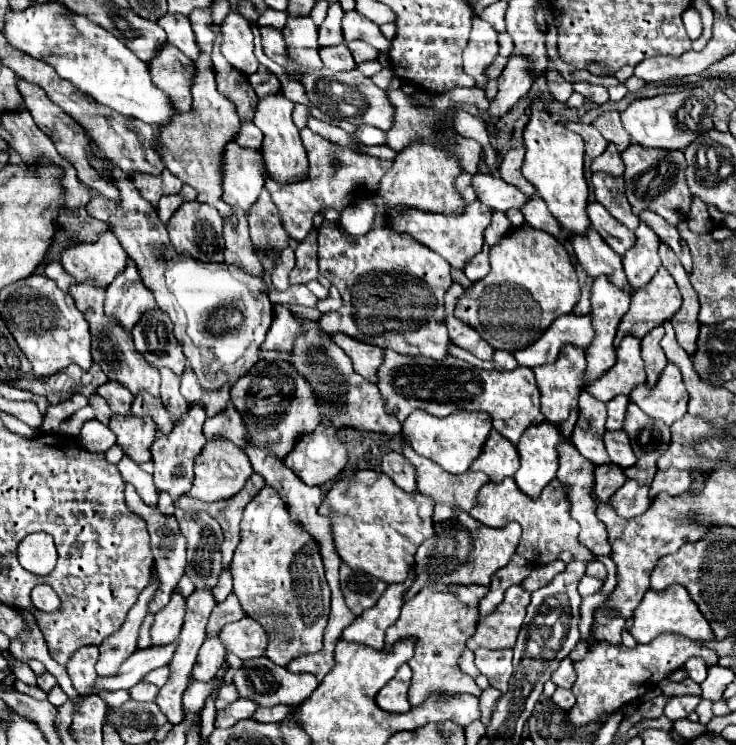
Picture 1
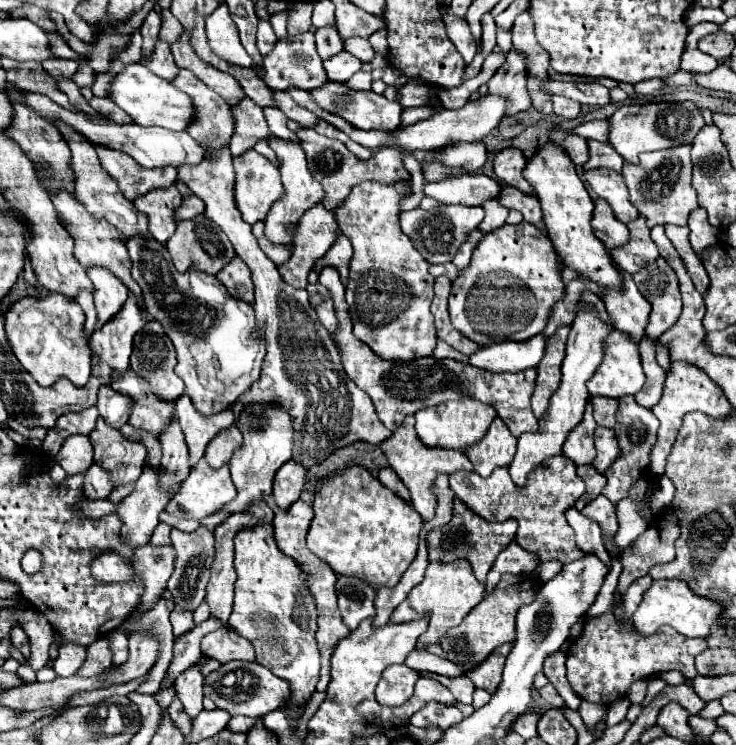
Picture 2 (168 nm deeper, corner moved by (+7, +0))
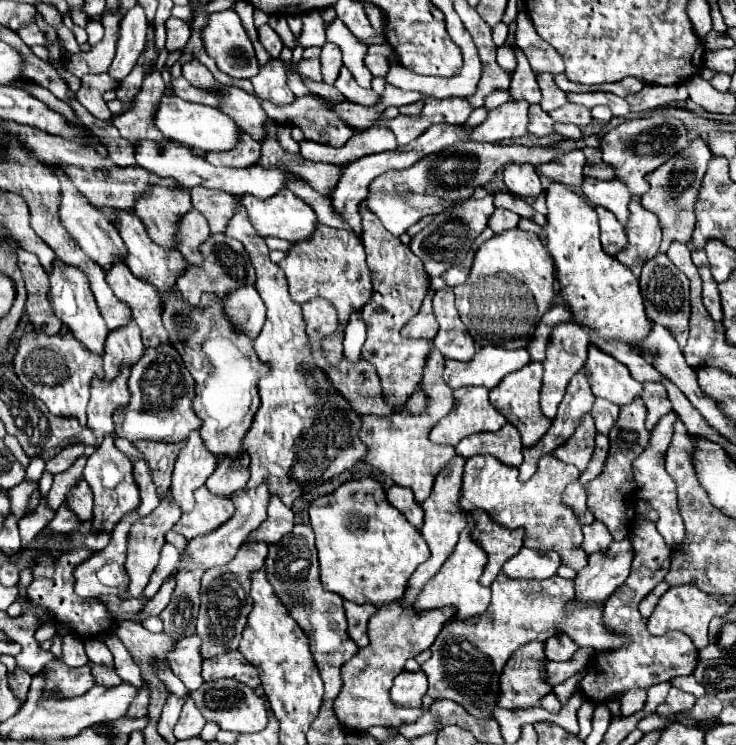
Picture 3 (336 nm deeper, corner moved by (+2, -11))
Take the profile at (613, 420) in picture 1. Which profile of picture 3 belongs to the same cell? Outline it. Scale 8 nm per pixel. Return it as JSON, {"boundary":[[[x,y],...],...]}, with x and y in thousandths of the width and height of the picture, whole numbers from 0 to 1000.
{"boundary":[[[810,536],[807,538],[807,546],[804,546],[804,560],[810,565],[810,576],[813,581],[821,581],[826,584],[829,576],[834,573],[834,568],[840,565],[840,557],[842,557],[842,546],[829,541],[829,538],[821,538],[821,536]]]}

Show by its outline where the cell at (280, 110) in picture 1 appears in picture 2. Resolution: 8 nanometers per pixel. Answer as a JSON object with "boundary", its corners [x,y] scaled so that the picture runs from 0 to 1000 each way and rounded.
{"boundary":[[[368,185],[365,188],[365,196],[374,201],[382,223],[382,239],[385,239],[385,250],[390,255],[390,260],[371,274],[363,295],[360,295],[360,317],[365,325],[371,328],[379,328],[379,330],[387,330],[390,336],[398,336],[398,317],[401,317],[401,309],[404,309],[404,301],[412,290],[414,282],[431,277],[433,271],[439,271],[439,252],[436,247],[425,239],[425,234],[420,231],[417,226],[417,215],[414,215],[414,204],[406,193],[401,191],[390,191],[390,188],[382,188],[382,185]]]}

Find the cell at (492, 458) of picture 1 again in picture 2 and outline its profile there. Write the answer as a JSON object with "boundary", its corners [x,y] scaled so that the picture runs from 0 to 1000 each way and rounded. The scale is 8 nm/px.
{"boundary":[[[673,561],[659,583],[659,588],[643,601],[632,601],[635,615],[643,623],[643,631],[654,639],[664,639],[678,626],[692,626],[702,604],[702,588],[686,574],[681,561]]]}

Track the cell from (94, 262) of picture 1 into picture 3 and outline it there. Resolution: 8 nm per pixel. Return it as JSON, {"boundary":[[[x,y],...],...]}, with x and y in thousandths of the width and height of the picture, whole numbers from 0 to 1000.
{"boundary":[[[174,428],[171,436],[147,447],[141,460],[141,501],[144,509],[155,509],[166,487],[182,490],[196,474],[190,455],[190,442],[182,428]]]}

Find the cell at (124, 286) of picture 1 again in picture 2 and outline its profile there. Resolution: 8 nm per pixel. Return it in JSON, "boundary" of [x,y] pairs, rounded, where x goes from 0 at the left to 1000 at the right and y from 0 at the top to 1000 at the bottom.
{"boundary":[[[175,392],[175,400],[173,400],[170,411],[164,413],[164,419],[154,430],[148,430],[135,446],[129,446],[124,451],[124,472],[135,481],[135,502],[132,505],[135,505],[135,513],[140,518],[151,518],[156,499],[164,502],[175,494],[175,478],[178,478],[178,470],[181,470],[181,451],[197,438],[197,432],[200,432],[197,413]]]}

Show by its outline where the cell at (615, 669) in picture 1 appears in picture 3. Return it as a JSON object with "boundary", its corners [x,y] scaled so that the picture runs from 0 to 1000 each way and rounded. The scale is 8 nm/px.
{"boundary":[[[867,670],[867,675],[864,675],[867,697],[861,699],[859,713],[856,713],[856,723],[859,723],[859,734],[861,734],[859,764],[856,764],[851,783],[845,783],[845,788],[840,788],[840,793],[834,793],[834,799],[821,809],[821,828],[818,828],[821,842],[837,852],[848,852],[853,858],[853,863],[845,868],[837,868],[837,871],[807,877],[804,885],[793,895],[796,906],[788,914],[788,925],[796,933],[796,938],[807,946],[826,944],[832,936],[848,933],[851,928],[880,925],[891,917],[913,914],[916,909],[924,909],[924,906],[940,906],[943,895],[951,887],[948,871],[932,852],[927,852],[924,847],[910,847],[899,855],[883,852],[878,847],[878,831],[867,820],[867,809],[908,769],[910,742],[913,742],[913,737],[902,729],[899,718],[894,715],[891,702],[878,697],[878,689],[883,683],[886,683],[886,678],[880,672]]]}

